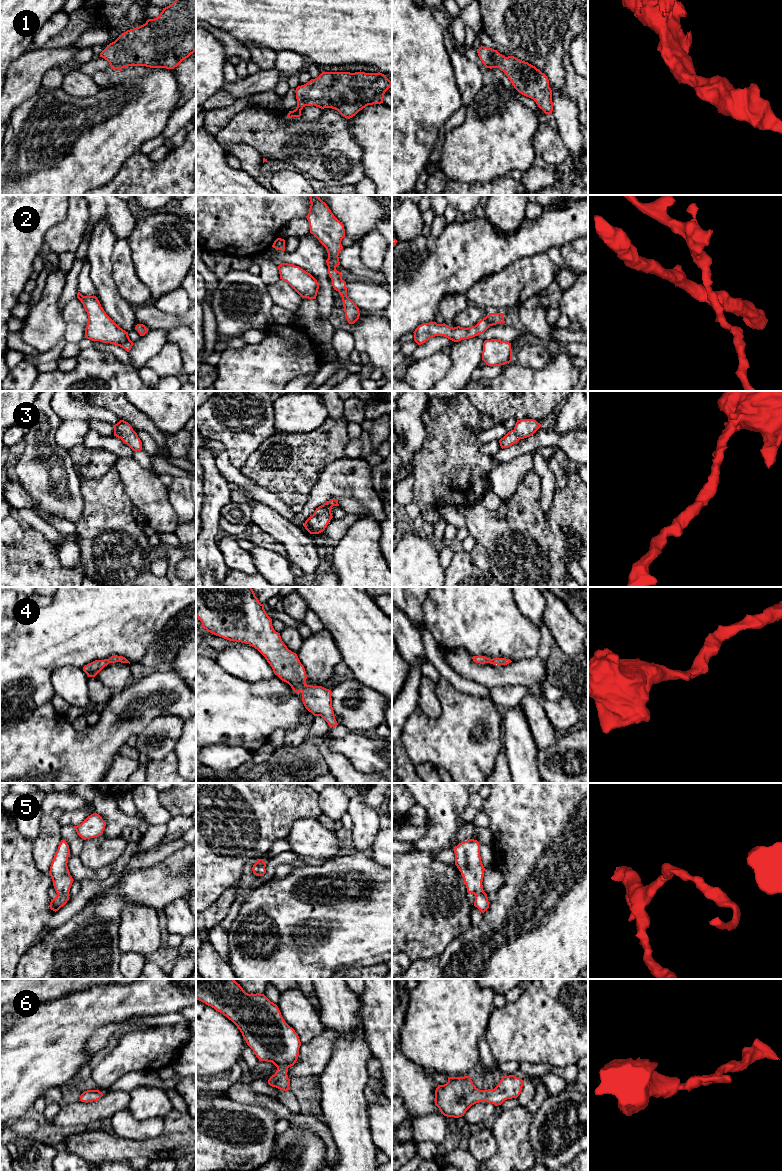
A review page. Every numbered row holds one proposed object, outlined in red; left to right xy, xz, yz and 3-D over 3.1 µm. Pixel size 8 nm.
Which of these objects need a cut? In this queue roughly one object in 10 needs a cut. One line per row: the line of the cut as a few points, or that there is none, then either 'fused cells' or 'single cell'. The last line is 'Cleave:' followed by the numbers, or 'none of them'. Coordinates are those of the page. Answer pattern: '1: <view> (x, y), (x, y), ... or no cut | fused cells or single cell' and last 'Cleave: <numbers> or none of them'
1: no cut | single cell
2: no cut | single cell
3: no cut | single cell
4: no cut | single cell
5: no cut | single cell
6: no cut | single cell
Cleave: none of them

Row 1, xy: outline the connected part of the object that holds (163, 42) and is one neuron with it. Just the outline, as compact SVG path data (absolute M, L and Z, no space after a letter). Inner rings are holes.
M175 0L160 15L127 30L100 53L112 69L128 66L174 69L196 51L196 0Z

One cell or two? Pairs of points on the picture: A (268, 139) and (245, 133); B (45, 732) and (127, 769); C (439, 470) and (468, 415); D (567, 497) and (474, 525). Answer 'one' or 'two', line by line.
A: one
B: two
C: one
D: one

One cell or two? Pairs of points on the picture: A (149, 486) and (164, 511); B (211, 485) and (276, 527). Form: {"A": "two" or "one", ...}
{"A": "one", "B": "two"}

